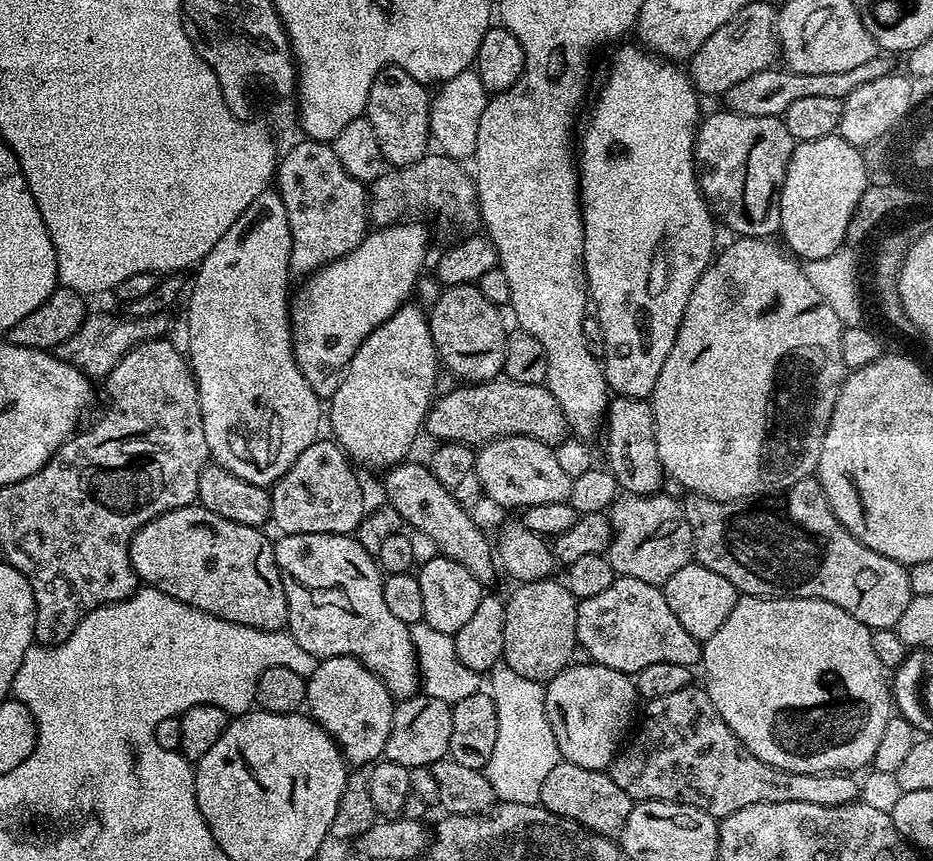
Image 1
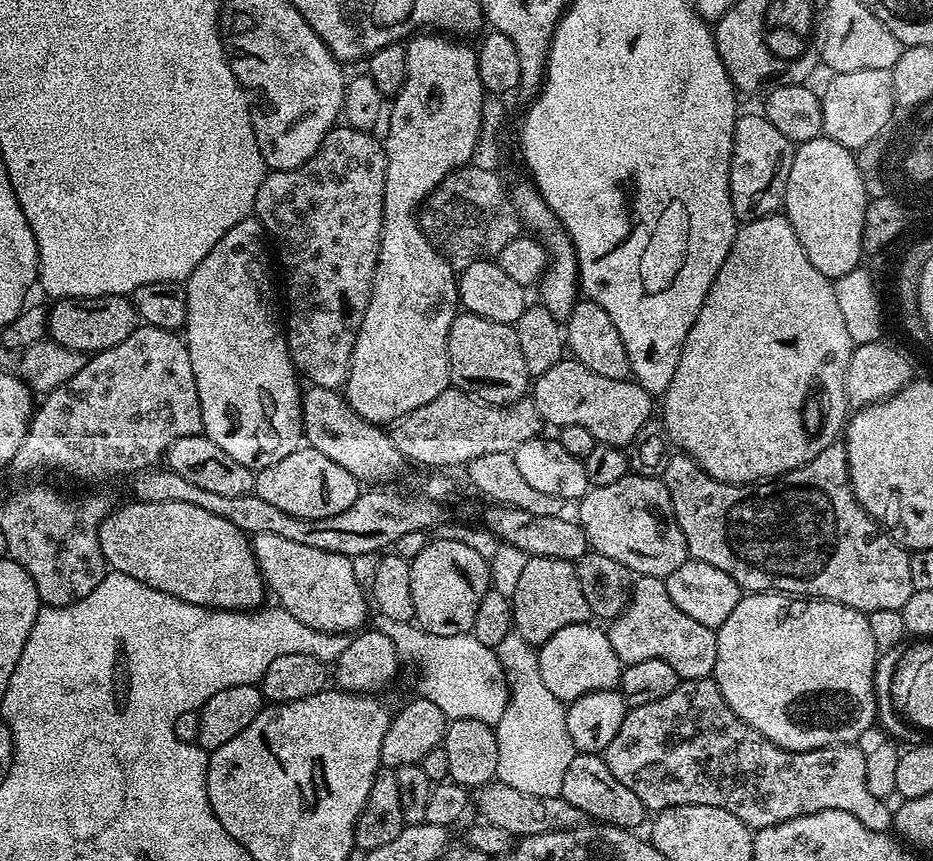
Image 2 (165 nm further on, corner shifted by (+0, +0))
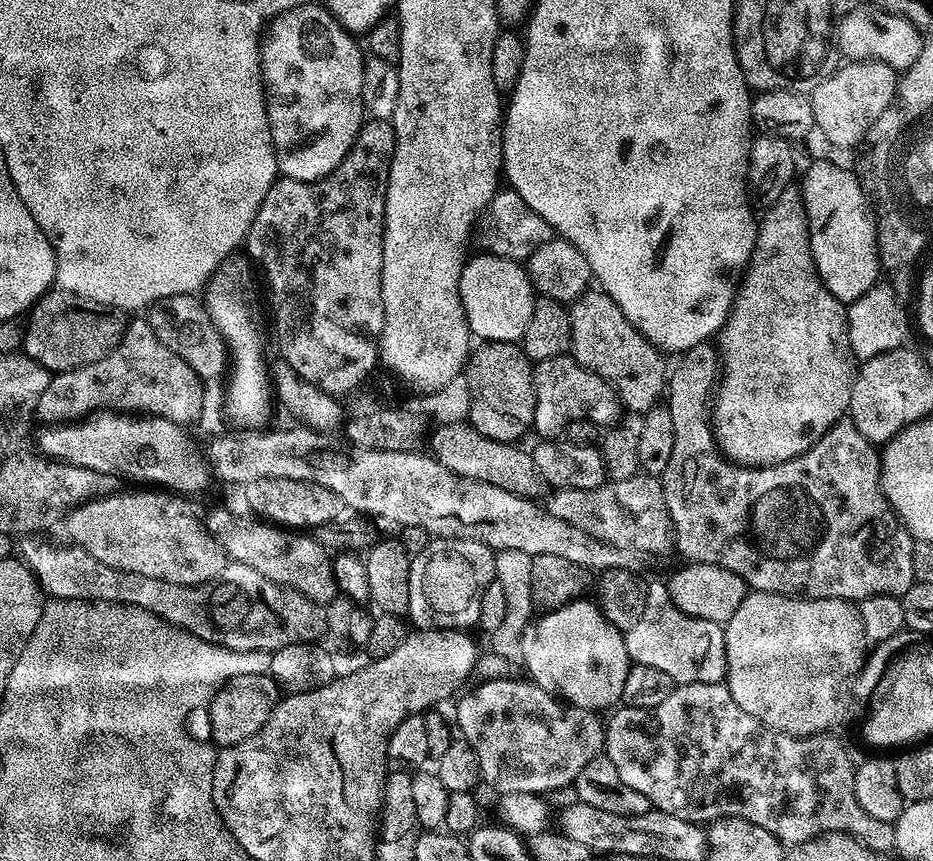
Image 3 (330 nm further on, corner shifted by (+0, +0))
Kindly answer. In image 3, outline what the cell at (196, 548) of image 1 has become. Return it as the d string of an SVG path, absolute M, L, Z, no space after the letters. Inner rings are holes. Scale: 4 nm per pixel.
M167 490L124 491L75 505L62 521L63 527L68 527L67 539L106 566L146 574L146 578L162 578L162 582L201 584L224 569L223 548L183 495Z

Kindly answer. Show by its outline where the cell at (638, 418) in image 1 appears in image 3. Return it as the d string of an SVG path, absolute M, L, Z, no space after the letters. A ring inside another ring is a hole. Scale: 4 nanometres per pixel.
M571 355L555 356L539 361L532 369L536 395L532 428L537 437L560 438L567 433L568 424L575 420L589 420L597 426L612 426L622 413L616 392L598 374L586 370Z

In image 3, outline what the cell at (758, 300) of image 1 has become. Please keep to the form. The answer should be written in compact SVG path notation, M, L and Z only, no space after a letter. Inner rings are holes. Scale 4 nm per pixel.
M793 182L778 194L774 203L763 209L756 229L756 241L752 257L748 259L748 267L741 279L736 293L736 301L732 304L732 313L728 321L718 333L718 351L722 357L722 381L714 396L714 431L721 451L730 460L742 466L767 466L781 464L795 456L801 456L814 442L818 442L828 429L845 419L850 406L850 390L854 379L854 357L848 346L848 330L846 327L846 312L841 301L835 300L826 290L820 277L816 275L816 263L812 260L810 238L808 237L808 215L804 209L804 194L799 183Z

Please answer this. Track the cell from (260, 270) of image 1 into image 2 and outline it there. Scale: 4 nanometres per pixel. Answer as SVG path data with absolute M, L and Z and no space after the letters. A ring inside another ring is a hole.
M249 218L230 226L214 250L194 266L186 283L186 318L182 339L188 345L190 366L194 366L194 382L198 386L198 402L202 410L202 432L209 436L230 458L242 466L259 470L282 462L286 454L296 451L304 440L302 426L302 385L290 358L288 338L282 316L276 313L276 292L268 277L268 252L260 239L266 233L260 221Z

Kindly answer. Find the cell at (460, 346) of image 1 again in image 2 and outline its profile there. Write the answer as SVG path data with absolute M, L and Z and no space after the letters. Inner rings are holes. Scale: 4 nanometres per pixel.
M457 313L447 335L447 352L451 383L483 403L511 404L529 389L526 362L523 361L518 334L511 324L490 322L472 313Z

